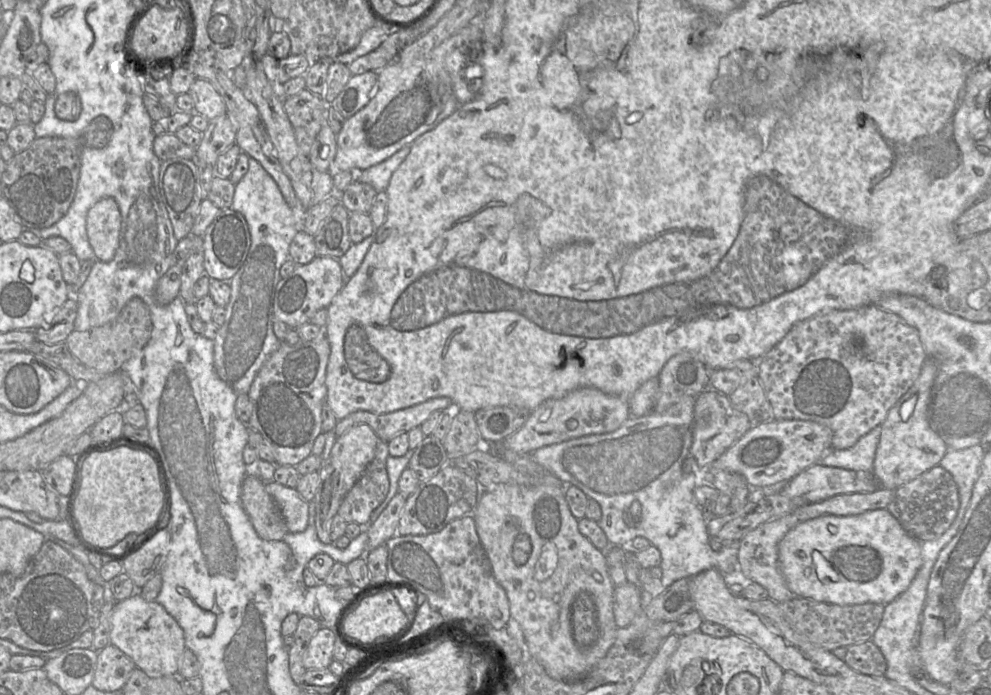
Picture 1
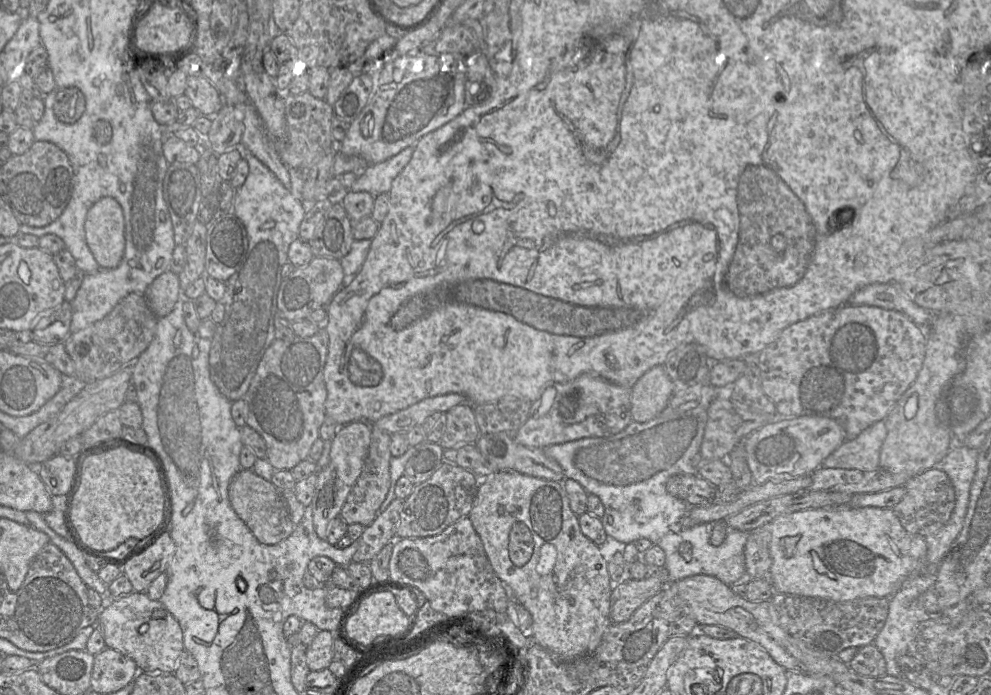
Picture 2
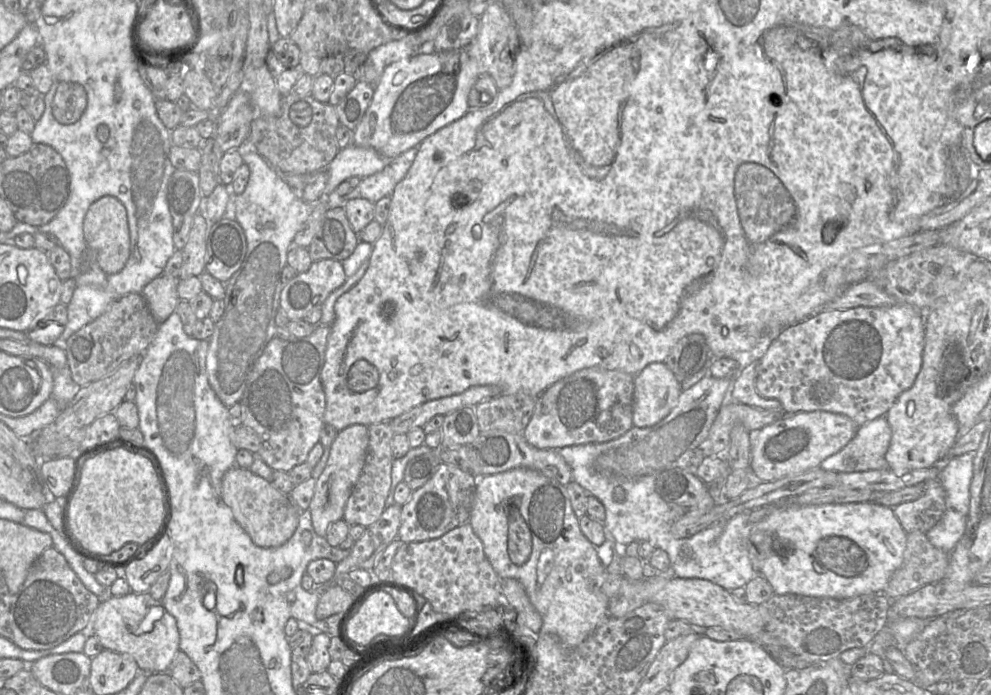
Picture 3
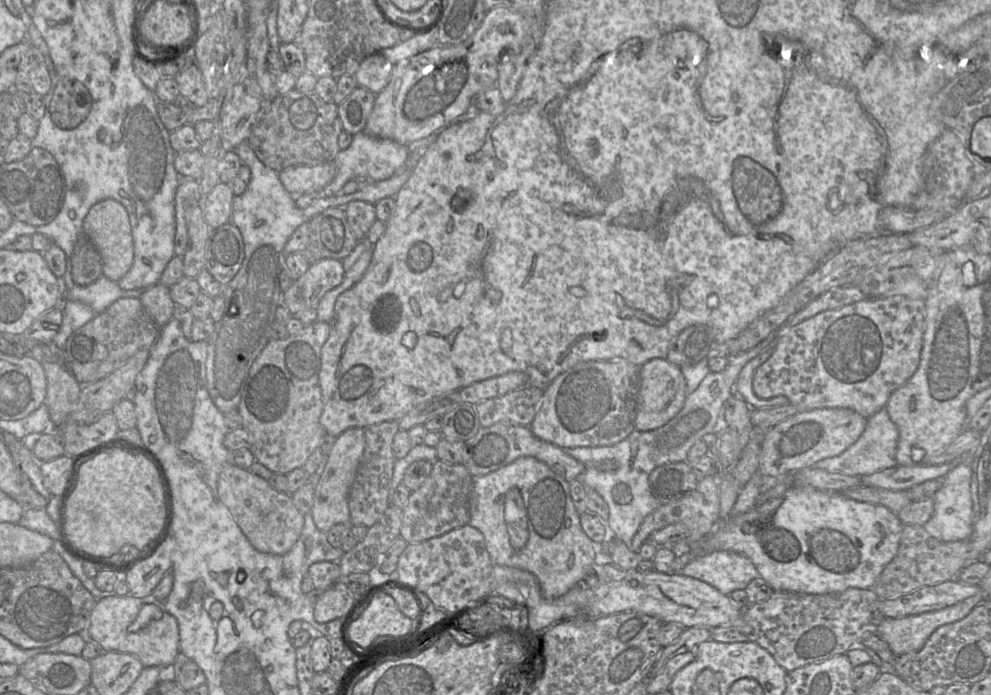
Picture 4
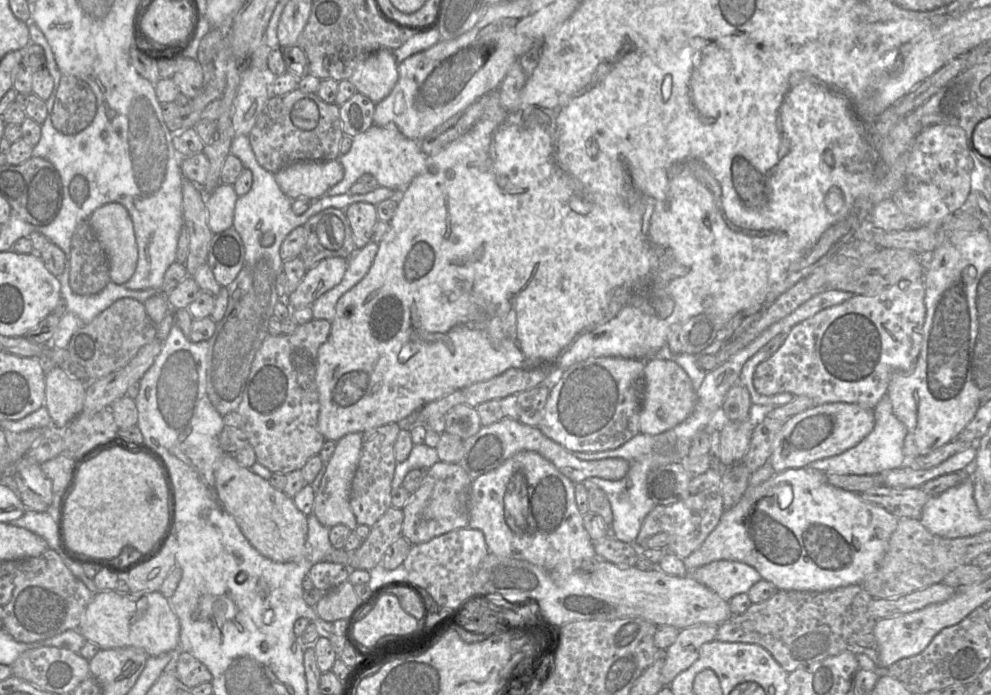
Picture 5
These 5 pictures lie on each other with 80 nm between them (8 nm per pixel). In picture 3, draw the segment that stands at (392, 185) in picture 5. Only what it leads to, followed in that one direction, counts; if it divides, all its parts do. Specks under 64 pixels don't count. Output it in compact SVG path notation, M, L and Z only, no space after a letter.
M352 144L340 149L329 167L326 168L328 181L324 188L324 196L332 194L339 184L350 177L366 177L380 172L390 160L373 148Z

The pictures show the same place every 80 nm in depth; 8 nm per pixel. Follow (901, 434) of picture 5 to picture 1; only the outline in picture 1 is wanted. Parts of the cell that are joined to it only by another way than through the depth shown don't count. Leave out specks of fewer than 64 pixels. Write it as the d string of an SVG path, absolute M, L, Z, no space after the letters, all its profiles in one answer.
M878 425L863 435L852 447L829 450L818 463L854 471L872 471L880 435L881 425Z

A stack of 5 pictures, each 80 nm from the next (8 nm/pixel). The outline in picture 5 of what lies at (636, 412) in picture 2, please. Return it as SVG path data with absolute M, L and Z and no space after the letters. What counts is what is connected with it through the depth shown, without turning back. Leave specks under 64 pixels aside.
M666 351L645 361L645 389L640 411L639 430L641 433L657 435L671 430L693 411L697 396L685 370Z

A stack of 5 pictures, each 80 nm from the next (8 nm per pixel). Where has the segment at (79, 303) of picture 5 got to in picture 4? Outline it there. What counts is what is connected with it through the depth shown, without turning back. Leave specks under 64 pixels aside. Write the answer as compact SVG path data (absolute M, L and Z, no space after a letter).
M66 257L66 271L63 275L69 300L77 300L90 306L97 314L103 313L121 298L140 298L144 289L123 290L117 282L101 275L87 286L77 285L72 278L71 258Z

